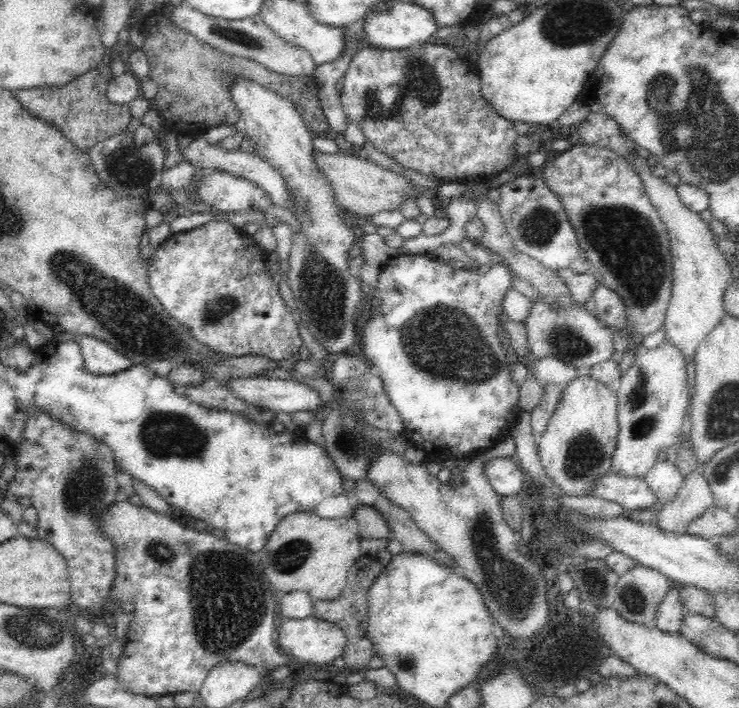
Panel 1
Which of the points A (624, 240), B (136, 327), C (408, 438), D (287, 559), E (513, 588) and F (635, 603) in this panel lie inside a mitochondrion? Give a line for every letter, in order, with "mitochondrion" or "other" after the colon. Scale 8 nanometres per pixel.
A: mitochondrion
B: mitochondrion
C: other
D: mitochondrion
E: mitochondrion
F: mitochondrion

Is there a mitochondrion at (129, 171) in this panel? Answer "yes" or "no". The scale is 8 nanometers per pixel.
yes

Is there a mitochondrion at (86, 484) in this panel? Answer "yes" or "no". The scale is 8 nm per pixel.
yes

